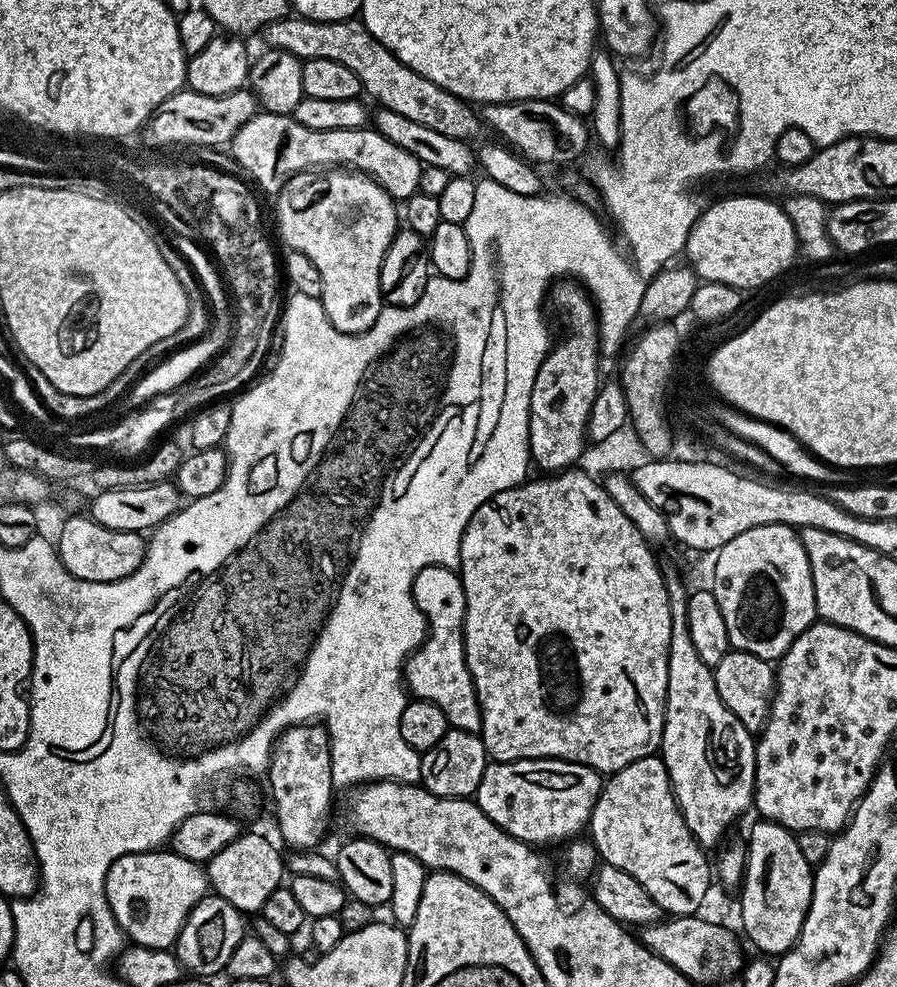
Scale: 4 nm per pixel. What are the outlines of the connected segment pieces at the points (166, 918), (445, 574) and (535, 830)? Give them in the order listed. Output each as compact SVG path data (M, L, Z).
M171 850L135 852L118 858L106 874L106 898L125 937L142 948L171 949L190 910L209 891L205 869Z
M435 564L418 570L412 587L412 597L422 610L424 619L428 621L428 631L423 644L408 657L404 665L404 679L409 693L417 700L434 702L442 714L446 714L449 725L458 730L479 733L480 730L480 703L474 690L474 682L470 670L466 666L466 654L464 653L464 619L466 618L466 594L460 581L457 569L443 568Z
M545 758L542 760L501 760L489 762L482 774L482 782L478 782L478 790L474 797L476 805L483 810L486 818L494 822L503 832L518 838L524 844L540 846L551 840L571 841L579 837L580 832L589 827L592 811L600 797L602 787L601 773L587 768L584 764L576 764L567 758Z

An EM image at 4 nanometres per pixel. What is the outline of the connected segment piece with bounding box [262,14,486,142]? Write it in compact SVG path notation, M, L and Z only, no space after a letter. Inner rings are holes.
M289 14L265 26L263 36L268 48L286 50L286 54L294 54L301 62L314 58L342 62L342 66L358 74L363 95L373 96L381 108L394 110L394 114L403 114L405 118L411 118L430 130L438 130L438 134L447 134L449 138L469 142L485 139L486 125L481 113L469 101L450 94L450 90L442 90L442 86L430 82L430 78L422 78L422 74L410 70L410 66L402 63L374 38L374 34L370 34L363 19L307 20L305 16Z

